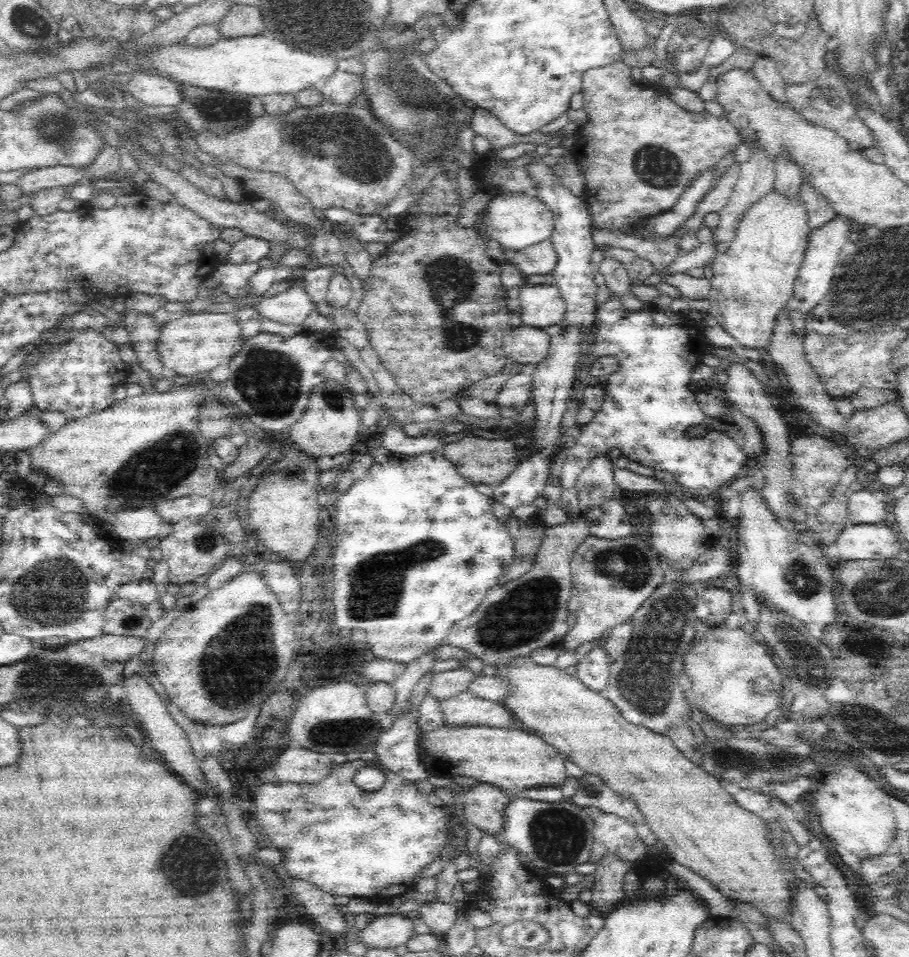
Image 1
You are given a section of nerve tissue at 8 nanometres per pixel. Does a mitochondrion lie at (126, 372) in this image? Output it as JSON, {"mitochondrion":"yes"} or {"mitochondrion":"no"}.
{"mitochondrion":"no"}

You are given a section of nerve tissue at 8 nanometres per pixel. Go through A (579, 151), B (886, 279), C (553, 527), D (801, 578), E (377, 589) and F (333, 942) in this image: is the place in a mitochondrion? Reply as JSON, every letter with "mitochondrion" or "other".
{"A":"other","B":"mitochondrion","C":"other","D":"mitochondrion","E":"mitochondrion","F":"other"}

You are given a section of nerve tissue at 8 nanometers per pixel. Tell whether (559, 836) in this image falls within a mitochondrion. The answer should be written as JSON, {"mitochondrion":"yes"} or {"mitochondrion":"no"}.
{"mitochondrion":"yes"}

